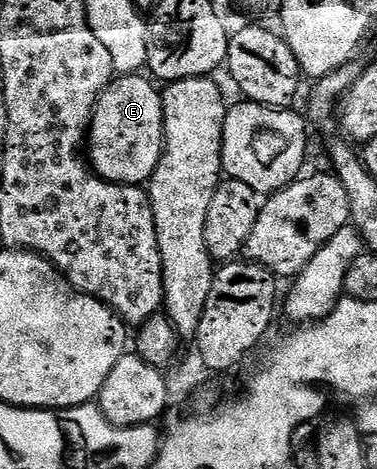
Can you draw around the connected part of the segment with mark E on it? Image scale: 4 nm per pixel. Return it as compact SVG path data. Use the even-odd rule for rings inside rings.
M119 74L99 95L89 125L89 164L96 176L113 184L132 186L143 186L150 181L163 153L163 97L154 86L146 75Z

